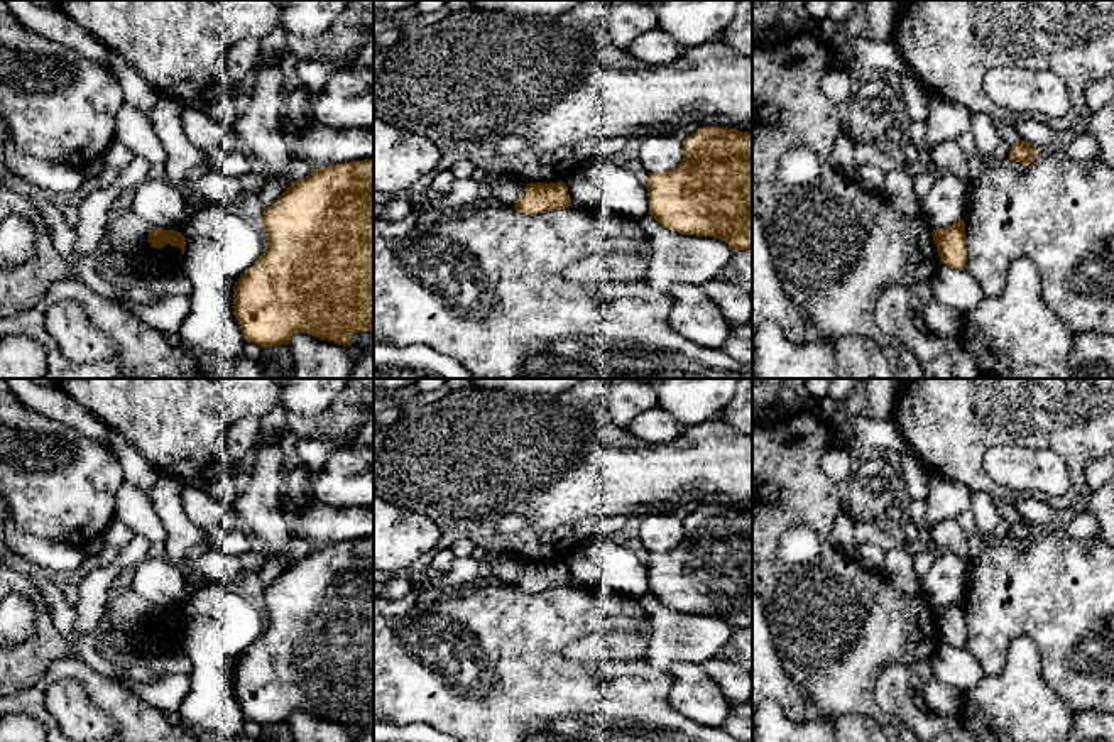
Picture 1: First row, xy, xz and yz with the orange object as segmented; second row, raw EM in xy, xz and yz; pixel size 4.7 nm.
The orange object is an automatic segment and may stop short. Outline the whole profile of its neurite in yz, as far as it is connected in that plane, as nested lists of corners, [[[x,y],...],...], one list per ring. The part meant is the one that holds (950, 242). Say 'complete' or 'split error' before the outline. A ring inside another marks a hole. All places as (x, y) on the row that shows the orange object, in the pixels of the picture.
complete; [[[960,220],[947,228],[935,228],[931,232],[940,264],[962,270],[967,264],[965,250],[965,223]]]

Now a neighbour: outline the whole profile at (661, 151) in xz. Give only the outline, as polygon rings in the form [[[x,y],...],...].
[[[671,130],[646,132],[642,134],[639,159],[649,174],[673,171],[683,159],[683,140]]]

